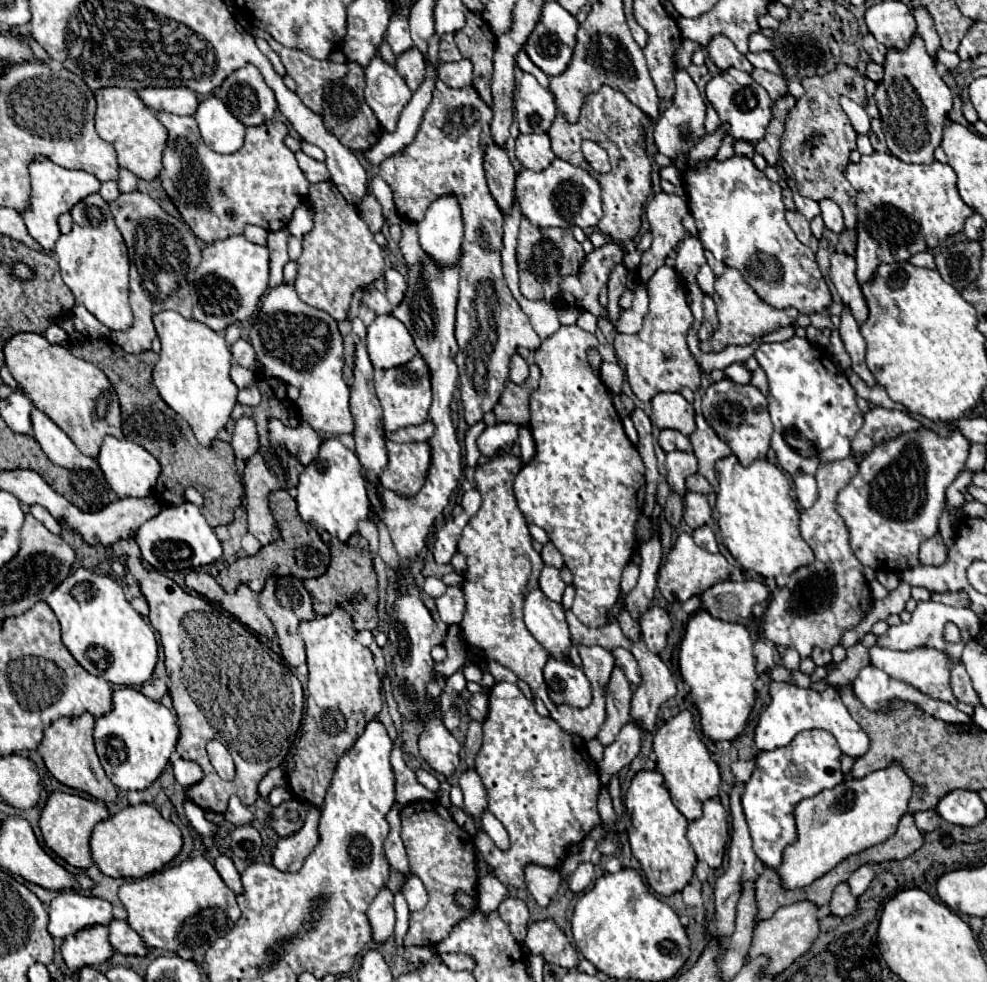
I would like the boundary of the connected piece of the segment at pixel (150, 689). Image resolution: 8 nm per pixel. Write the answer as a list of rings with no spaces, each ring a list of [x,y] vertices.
[[[155,679],[155,681],[147,681],[147,683],[141,687],[141,691],[143,691],[149,699],[161,701],[161,697],[167,693],[167,685],[165,685],[165,681]]]

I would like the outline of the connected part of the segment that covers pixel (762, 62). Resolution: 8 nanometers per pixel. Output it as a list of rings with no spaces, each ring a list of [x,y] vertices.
[[[763,51],[763,53],[747,53],[747,59],[757,69],[765,69],[765,71],[771,71],[771,73],[781,75],[781,71],[777,67],[777,61],[769,55],[769,51]]]

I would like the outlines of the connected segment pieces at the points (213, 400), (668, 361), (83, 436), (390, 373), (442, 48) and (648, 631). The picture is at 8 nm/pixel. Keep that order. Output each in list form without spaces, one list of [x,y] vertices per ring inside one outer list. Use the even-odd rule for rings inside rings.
[[[175,311],[153,315],[157,337],[161,339],[159,361],[153,367],[153,383],[163,401],[179,413],[193,429],[193,435],[203,447],[209,447],[217,431],[225,427],[233,405],[237,403],[237,387],[229,379],[231,353],[223,335],[209,329],[205,323],[185,319]]]
[[[661,265],[647,281],[649,311],[643,319],[643,329],[635,335],[615,335],[617,359],[625,363],[629,385],[637,399],[651,401],[661,391],[681,391],[681,387],[697,389],[701,371],[687,347],[687,333],[693,325],[693,313],[687,303],[685,281],[673,267]],[[663,315],[663,319],[659,319]]]
[[[37,333],[13,335],[5,343],[3,353],[11,375],[31,403],[37,405],[55,425],[59,425],[81,453],[97,457],[107,435],[123,439],[117,393],[99,367],[75,357],[63,345],[51,345],[43,335]]]
[[[415,355],[409,363],[375,371],[375,391],[383,409],[383,427],[387,431],[395,431],[409,425],[421,425],[427,421],[427,411],[431,403],[431,385],[429,385],[429,369],[425,361]]]
[[[441,41],[439,43],[439,59],[441,61],[461,61],[461,53],[459,53],[459,49],[457,49],[455,43]]]
[[[651,607],[639,619],[639,623],[641,623],[641,633],[643,633],[647,647],[653,653],[661,653],[667,643],[667,631],[671,629],[671,621],[669,621],[667,611],[661,607]]]

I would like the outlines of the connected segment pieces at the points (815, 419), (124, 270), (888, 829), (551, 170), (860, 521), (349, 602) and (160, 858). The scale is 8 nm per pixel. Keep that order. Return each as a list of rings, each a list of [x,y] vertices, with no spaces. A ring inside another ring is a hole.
[[[795,335],[781,343],[761,343],[753,355],[769,381],[767,401],[775,427],[771,447],[777,453],[779,465],[793,479],[799,505],[809,509],[817,499],[817,465],[849,455],[851,439],[857,429],[861,429],[863,413],[855,403],[855,391],[843,371],[835,367],[825,351],[811,345],[807,339]]]
[[[93,193],[85,199],[81,199],[73,209],[73,229],[69,235],[61,235],[55,245],[55,259],[61,267],[61,277],[65,285],[71,289],[77,303],[85,305],[89,313],[93,313],[105,327],[111,331],[127,331],[131,327],[131,307],[129,307],[129,257],[127,247],[121,239],[121,233],[117,231],[113,223],[113,215],[109,211],[109,203],[99,195]]]
[[[899,761],[873,771],[863,779],[849,779],[815,797],[803,799],[795,811],[797,843],[785,849],[785,859],[777,869],[787,889],[801,889],[813,879],[831,871],[841,859],[885,841],[897,829],[899,819],[907,813],[913,791],[913,779]]]
[[[555,159],[545,171],[533,173],[521,169],[517,173],[517,201],[521,213],[537,227],[595,227],[601,219],[601,187],[589,171],[575,167],[563,159]]]
[[[919,427],[875,445],[873,451],[863,457],[857,475],[845,489],[839,491],[837,511],[845,519],[845,525],[851,533],[851,549],[865,567],[871,567],[875,571],[905,571],[919,563],[919,545],[923,539],[939,531],[937,521],[945,511],[945,489],[963,471],[965,459],[969,455],[969,445],[971,443],[967,437],[955,427],[949,429],[949,435],[939,435],[933,429]]]
[[[353,533],[347,543],[331,545],[331,563],[329,563],[325,575],[321,575],[317,579],[307,579],[303,585],[309,593],[313,589],[317,591],[317,595],[311,593],[317,615],[325,615],[325,613],[331,613],[335,607],[341,607],[353,619],[353,629],[373,631],[377,627],[377,579],[375,579],[375,569],[371,563],[369,543],[359,533]],[[313,583],[317,583],[317,587],[321,587],[321,591],[317,591],[317,587],[313,587]]]
[[[129,805],[115,815],[99,821],[91,833],[91,855],[101,873],[109,877],[145,877],[167,865],[179,851],[183,839],[177,825],[163,819],[161,813],[149,805]]]

